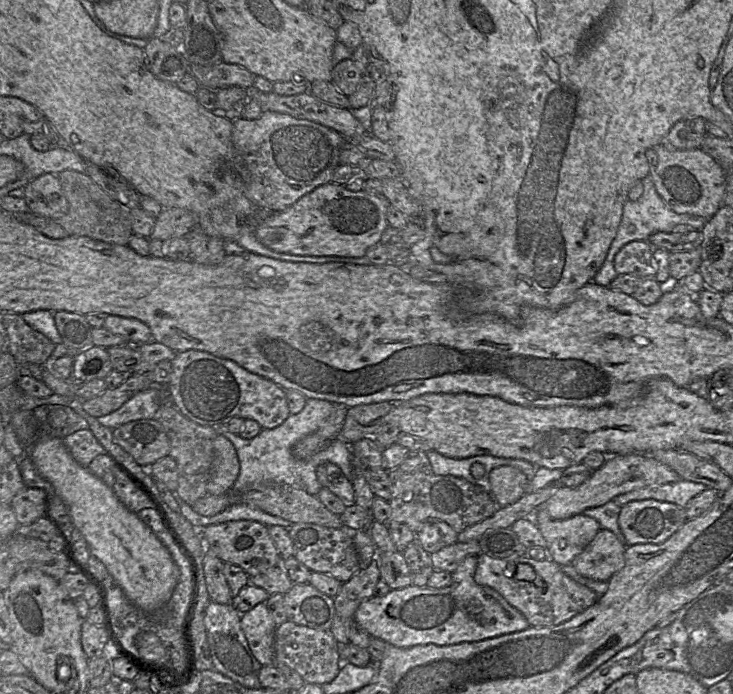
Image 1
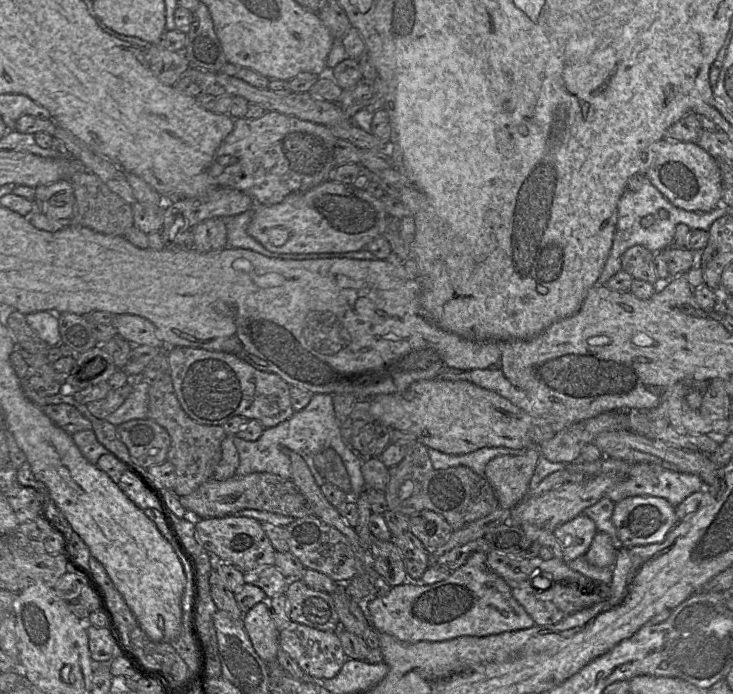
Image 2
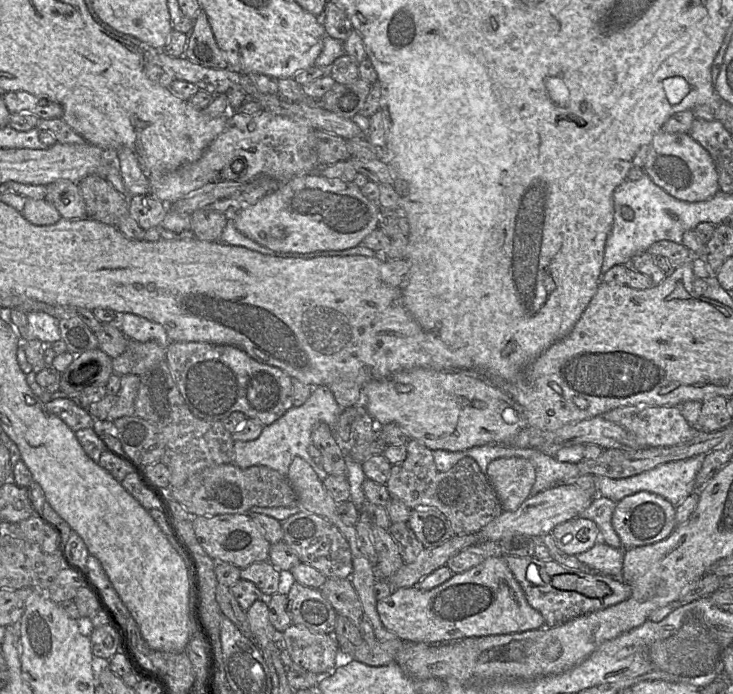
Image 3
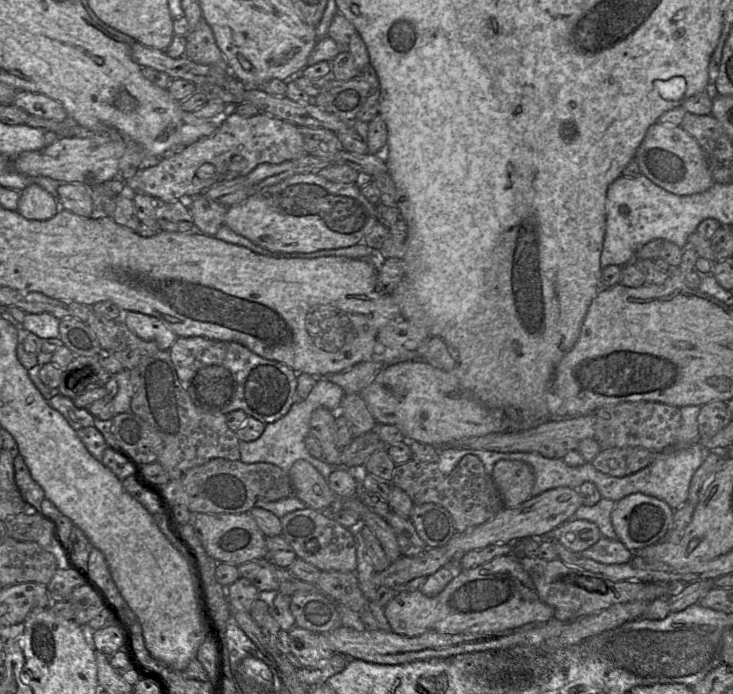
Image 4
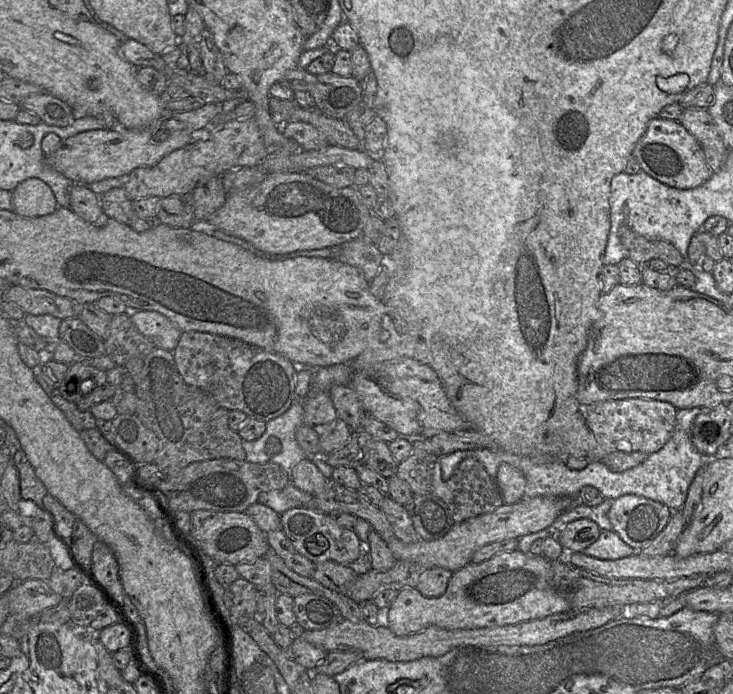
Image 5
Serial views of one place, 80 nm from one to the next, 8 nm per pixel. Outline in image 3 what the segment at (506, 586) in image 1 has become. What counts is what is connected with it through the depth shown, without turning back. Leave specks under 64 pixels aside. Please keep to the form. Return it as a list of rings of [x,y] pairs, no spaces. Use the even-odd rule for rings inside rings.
[[[501,556],[510,569],[516,581],[522,586],[526,600],[542,616],[542,627],[555,625],[566,620],[607,608],[626,600],[631,594],[628,584],[619,578],[589,571],[582,572],[577,568],[570,568],[561,565],[554,560],[543,561],[531,556]],[[574,573],[588,580],[599,580],[607,584],[609,593],[600,598],[587,597],[576,591],[560,590],[551,586],[551,579],[557,574]]]

